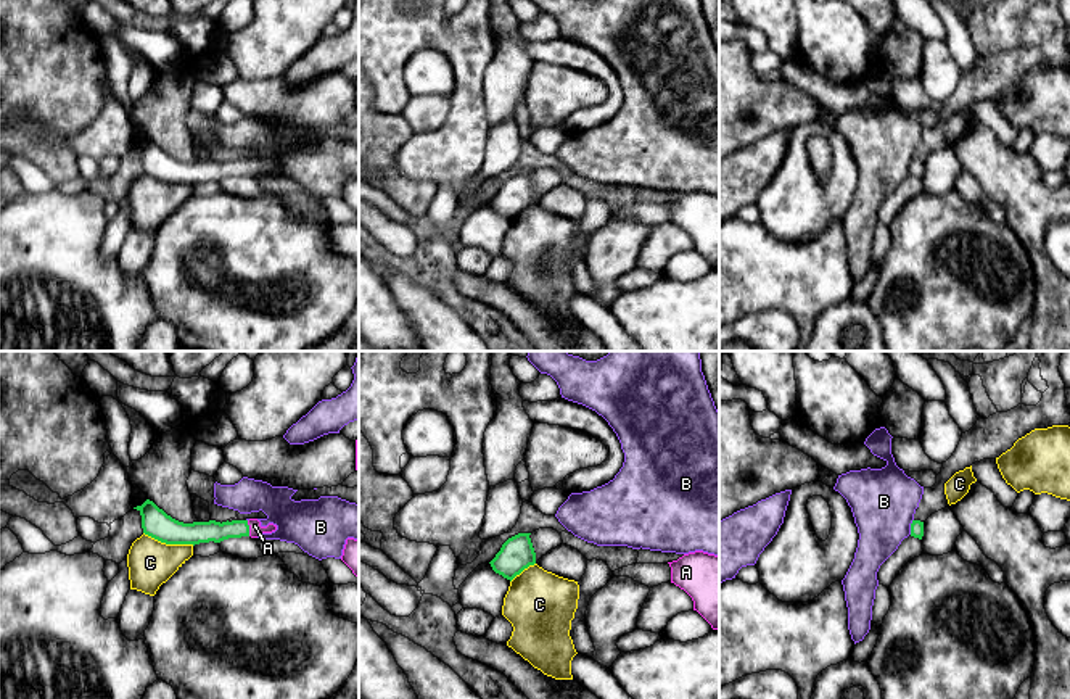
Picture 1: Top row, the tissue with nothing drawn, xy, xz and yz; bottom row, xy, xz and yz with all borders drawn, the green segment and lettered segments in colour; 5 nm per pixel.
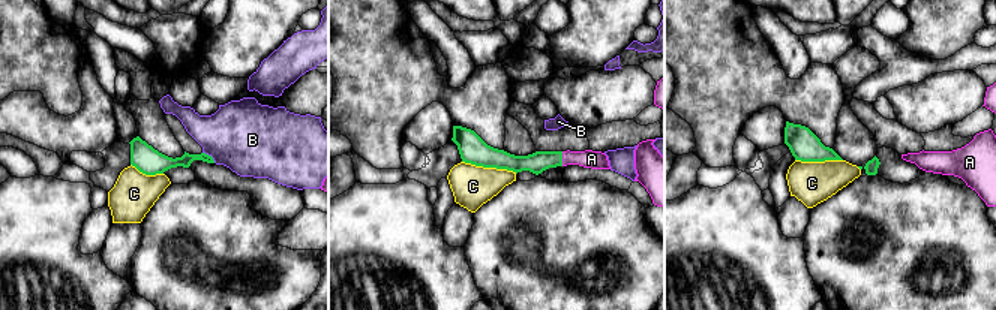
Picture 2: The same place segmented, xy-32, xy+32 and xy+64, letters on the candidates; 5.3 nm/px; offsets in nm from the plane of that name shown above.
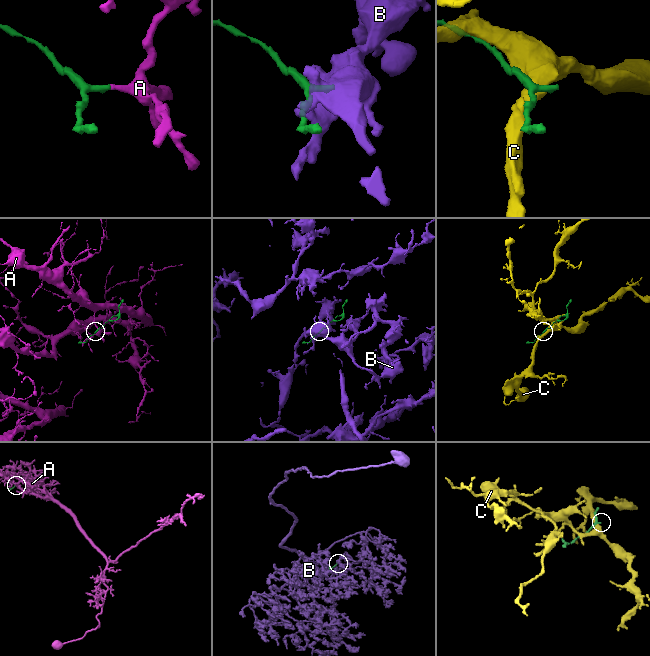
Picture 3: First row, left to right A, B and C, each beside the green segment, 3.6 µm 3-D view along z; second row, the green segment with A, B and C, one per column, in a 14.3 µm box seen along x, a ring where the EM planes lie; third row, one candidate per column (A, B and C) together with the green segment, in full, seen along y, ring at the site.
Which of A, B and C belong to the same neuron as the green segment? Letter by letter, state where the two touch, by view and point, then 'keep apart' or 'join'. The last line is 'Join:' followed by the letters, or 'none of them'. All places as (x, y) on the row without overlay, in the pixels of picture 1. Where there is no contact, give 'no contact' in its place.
A: xy (248, 168) | join
B: yz (911, 166) | keep apart
C: xy (169, 182) | keep apart
Join: A

